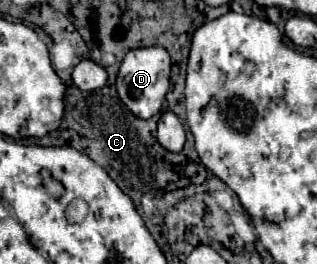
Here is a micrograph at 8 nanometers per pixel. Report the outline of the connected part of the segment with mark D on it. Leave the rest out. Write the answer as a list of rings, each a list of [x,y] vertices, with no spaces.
[[[160,46],[136,48],[124,56],[116,78],[116,90],[120,100],[132,114],[136,114],[138,118],[152,118],[154,114],[158,114],[168,88],[170,88],[170,56],[164,48]]]

